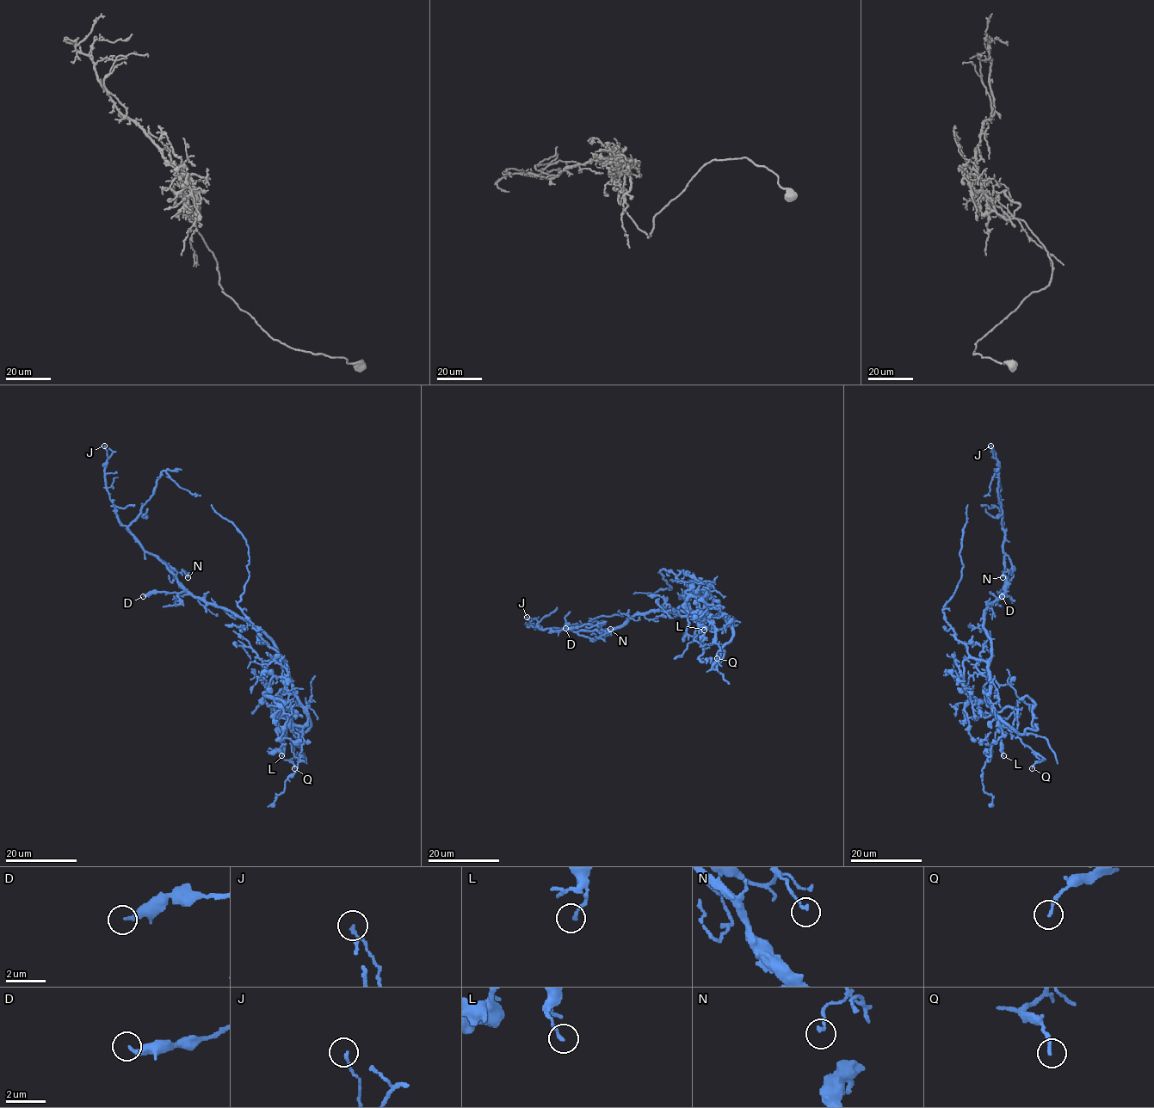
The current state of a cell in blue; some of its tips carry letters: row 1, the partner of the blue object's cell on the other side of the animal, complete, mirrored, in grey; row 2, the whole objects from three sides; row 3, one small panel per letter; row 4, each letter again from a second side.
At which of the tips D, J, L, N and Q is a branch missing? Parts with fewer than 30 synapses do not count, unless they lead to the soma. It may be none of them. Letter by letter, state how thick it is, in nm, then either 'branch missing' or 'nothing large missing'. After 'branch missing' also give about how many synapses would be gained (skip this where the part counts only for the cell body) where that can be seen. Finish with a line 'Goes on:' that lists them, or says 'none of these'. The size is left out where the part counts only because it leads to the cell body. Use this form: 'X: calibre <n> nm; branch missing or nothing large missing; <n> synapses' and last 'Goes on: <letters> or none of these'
D: calibre 240 nm; nothing large missing
J: calibre 140 nm; nothing large missing
L: calibre 170 nm; nothing large missing
N: calibre 140 nm; nothing large missing
Q: calibre 120 nm; nothing large missing
Goes on: none of these

